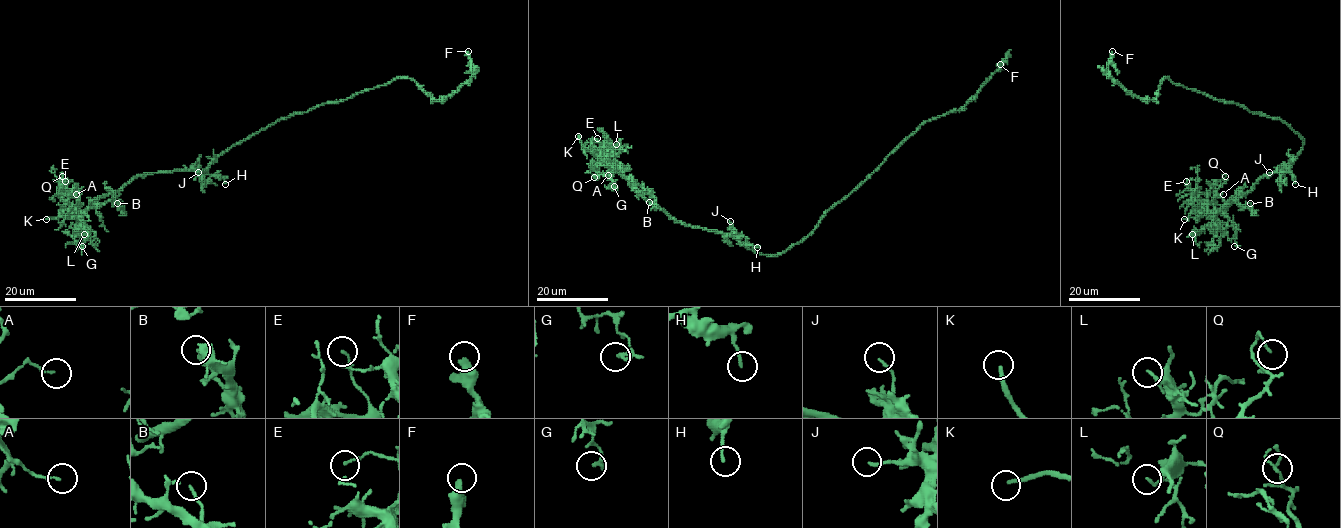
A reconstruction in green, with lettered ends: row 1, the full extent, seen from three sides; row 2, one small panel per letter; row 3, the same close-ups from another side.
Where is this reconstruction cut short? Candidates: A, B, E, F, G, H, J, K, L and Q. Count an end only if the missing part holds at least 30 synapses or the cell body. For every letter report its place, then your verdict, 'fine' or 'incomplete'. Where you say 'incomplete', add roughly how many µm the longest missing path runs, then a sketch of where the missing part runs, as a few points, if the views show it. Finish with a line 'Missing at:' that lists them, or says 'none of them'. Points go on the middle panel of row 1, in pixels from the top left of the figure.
A: at (608, 175); fine
B: at (649, 202); fine
E: at (597, 138); fine
F: at (1000, 64); fine
G: at (614, 186); fine
H: at (757, 247); fine
J: at (730, 221); fine
K: at (578, 136); incomplete; about 35 µm are missing
L: at (616, 144); fine
Q: at (594, 177); fine
Missing at: K

